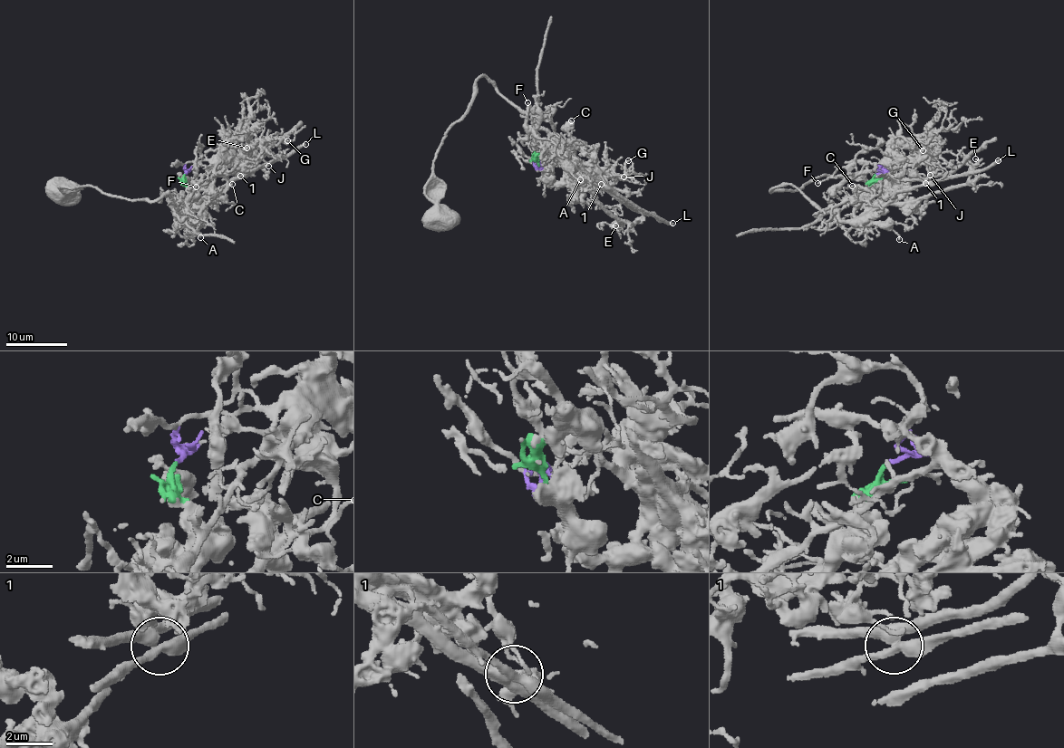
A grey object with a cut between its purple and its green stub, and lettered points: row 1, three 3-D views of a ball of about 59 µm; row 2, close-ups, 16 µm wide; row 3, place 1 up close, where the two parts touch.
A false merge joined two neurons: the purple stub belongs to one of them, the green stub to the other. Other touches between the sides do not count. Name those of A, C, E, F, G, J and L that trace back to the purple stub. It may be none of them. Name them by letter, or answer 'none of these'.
C, F, G, J

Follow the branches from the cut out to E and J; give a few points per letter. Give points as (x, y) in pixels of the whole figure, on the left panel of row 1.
E: (185, 175), (185, 215), (196, 218), (207, 203), (243, 175), (251, 150), (246, 148)
J: (185, 174), (192, 167), (219, 163), (231, 157), (237, 148), (252, 148), (268, 166)

